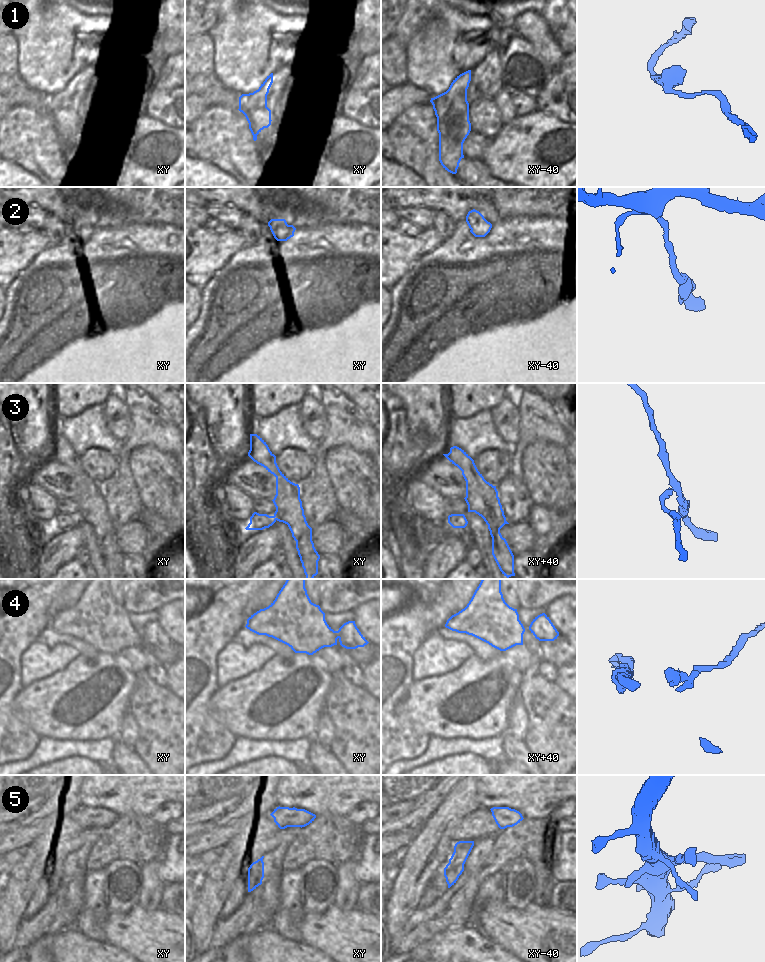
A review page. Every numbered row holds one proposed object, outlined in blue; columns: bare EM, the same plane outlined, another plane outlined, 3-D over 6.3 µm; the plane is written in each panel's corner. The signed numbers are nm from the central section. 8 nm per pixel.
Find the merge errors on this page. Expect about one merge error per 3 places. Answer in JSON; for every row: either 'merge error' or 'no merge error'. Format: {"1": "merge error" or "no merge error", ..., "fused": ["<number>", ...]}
{"1": "no merge error", "2": "merge error", "3": "merge error", "4": "merge error", "5": "no merge error", "fused": ["2", "3", "4"]}

